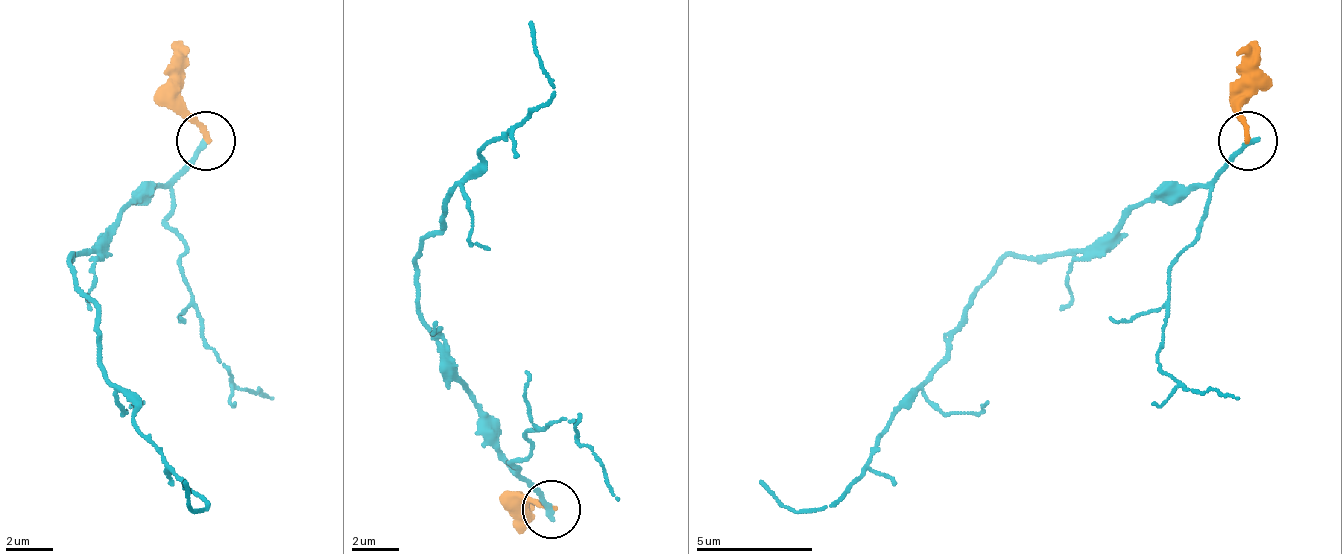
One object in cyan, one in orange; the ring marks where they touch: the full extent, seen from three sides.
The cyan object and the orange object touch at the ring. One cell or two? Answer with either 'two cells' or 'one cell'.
two cells

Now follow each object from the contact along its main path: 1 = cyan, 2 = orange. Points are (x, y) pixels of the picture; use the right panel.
1: (1246, 142), (1205, 183), (1164, 183), (1088, 247), (1006, 259), (837, 499), (790, 511), (760, 481)
2: (1246, 142), (1240, 95), (1252, 42)

